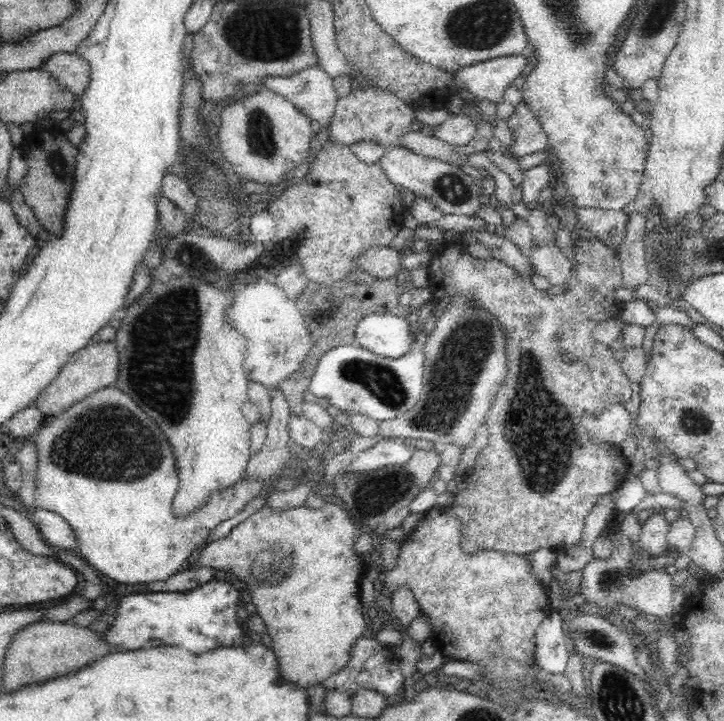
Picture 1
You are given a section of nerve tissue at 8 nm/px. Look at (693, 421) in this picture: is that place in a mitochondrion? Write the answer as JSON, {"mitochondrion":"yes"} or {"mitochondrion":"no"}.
{"mitochondrion":"yes"}

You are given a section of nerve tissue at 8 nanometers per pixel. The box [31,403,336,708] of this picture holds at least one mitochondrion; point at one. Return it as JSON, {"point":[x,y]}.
{"point":[276,566]}

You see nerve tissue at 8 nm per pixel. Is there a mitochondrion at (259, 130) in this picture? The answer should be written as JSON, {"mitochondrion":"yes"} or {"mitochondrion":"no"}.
{"mitochondrion":"yes"}

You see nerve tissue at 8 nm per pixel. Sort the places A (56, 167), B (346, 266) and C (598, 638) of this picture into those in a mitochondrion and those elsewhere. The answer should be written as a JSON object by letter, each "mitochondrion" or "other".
{"A":"mitochondrion","B":"other","C":"mitochondrion"}

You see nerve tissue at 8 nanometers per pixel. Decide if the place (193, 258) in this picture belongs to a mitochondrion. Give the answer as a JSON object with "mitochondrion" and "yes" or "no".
{"mitochondrion":"yes"}

